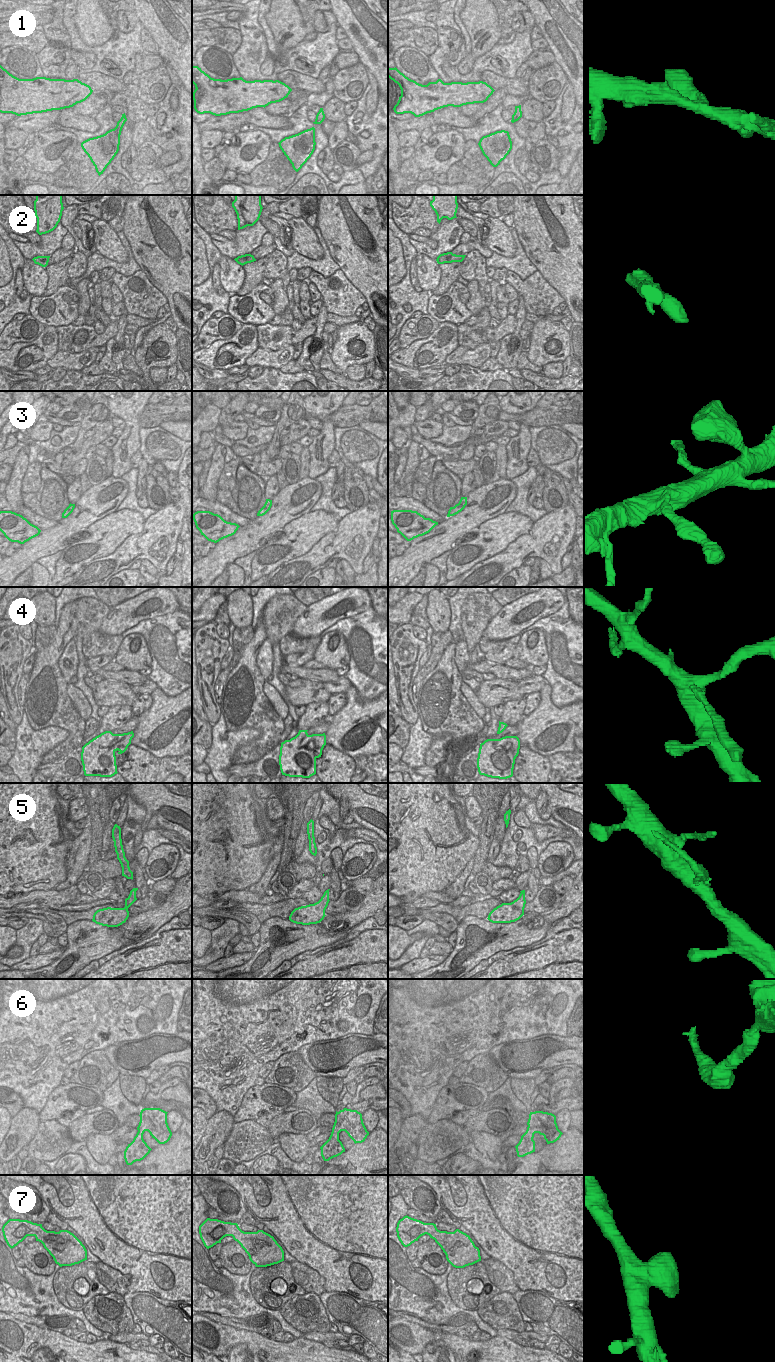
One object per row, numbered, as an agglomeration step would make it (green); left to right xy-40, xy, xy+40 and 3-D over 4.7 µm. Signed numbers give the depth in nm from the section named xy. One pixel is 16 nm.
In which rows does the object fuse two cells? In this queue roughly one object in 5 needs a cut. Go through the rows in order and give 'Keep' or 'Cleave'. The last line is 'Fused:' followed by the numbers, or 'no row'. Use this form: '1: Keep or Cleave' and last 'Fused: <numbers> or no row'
1: Keep
2: Keep
3: Keep
4: Cleave
5: Cleave
6: Keep
7: Keep
Fused: 4, 5

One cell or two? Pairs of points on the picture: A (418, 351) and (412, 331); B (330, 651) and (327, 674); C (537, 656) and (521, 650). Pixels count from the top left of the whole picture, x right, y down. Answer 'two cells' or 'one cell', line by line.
A: two cells
B: two cells
C: one cell

